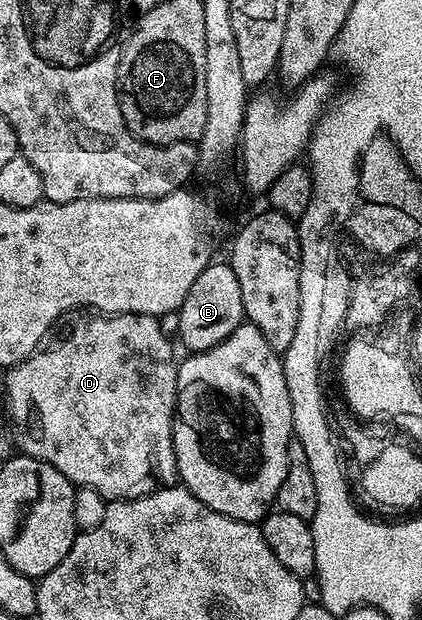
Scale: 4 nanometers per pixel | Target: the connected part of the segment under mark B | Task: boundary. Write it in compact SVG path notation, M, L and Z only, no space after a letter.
M213 260L202 272L198 272L198 280L190 288L186 300L182 300L177 313L178 342L185 346L185 351L199 352L214 348L214 344L222 344L234 328L245 325L246 319L242 308L242 292L238 289L238 276L234 276L234 268L227 261Z

